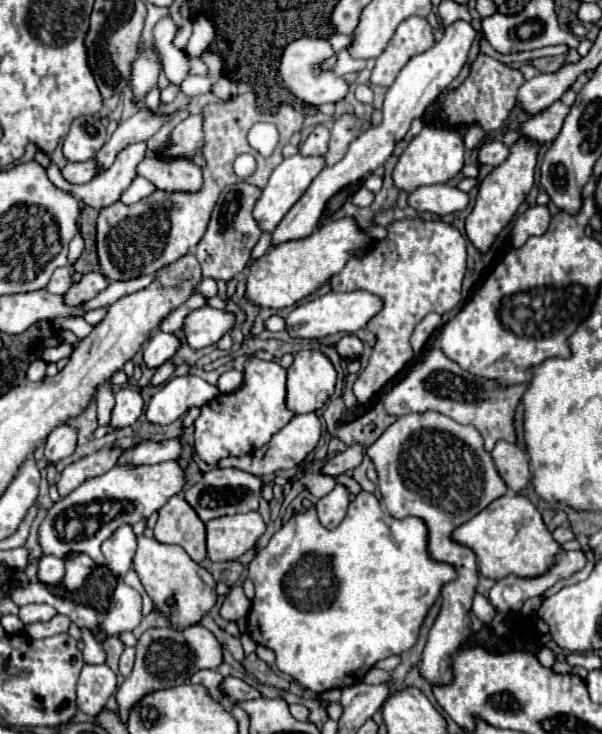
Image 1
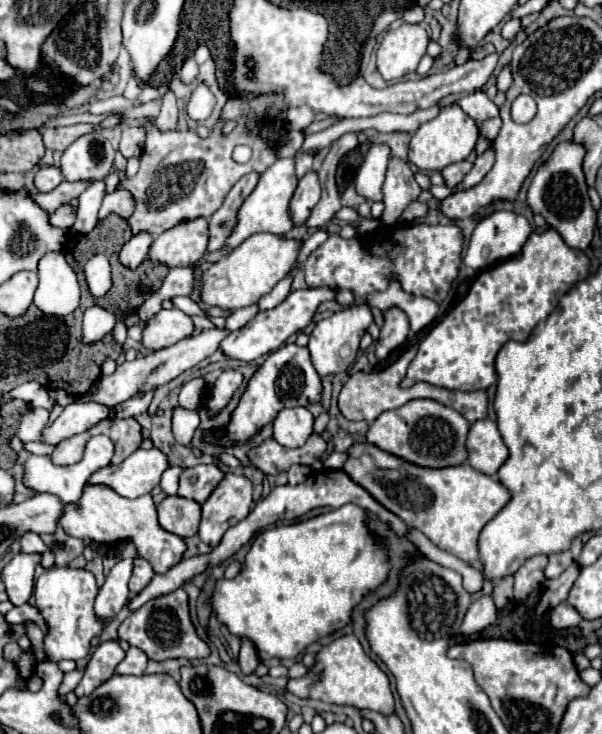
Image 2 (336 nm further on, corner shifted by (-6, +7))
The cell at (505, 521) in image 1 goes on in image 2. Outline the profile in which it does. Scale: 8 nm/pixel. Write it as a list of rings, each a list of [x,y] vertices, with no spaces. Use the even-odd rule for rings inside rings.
[[[354,442],[346,454],[348,460],[342,470],[352,476],[356,484],[410,528],[426,534],[440,550],[446,550],[464,562],[478,560],[480,530],[500,512],[500,506],[510,500],[508,490],[494,476],[484,476],[470,464],[460,464],[456,468],[420,468],[368,442]]]

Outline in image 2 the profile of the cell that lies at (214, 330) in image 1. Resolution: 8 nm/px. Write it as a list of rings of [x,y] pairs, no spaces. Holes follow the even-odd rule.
[[[160,310],[142,326],[142,346],[148,350],[162,350],[166,346],[176,344],[178,340],[190,336],[194,332],[194,324],[190,316],[182,310]]]

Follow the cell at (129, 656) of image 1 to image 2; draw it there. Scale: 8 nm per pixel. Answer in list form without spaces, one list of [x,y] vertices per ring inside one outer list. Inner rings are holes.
[[[130,646],[130,650],[126,652],[126,658],[116,666],[116,674],[144,674],[148,664],[148,656],[144,656],[144,652],[136,646]]]

